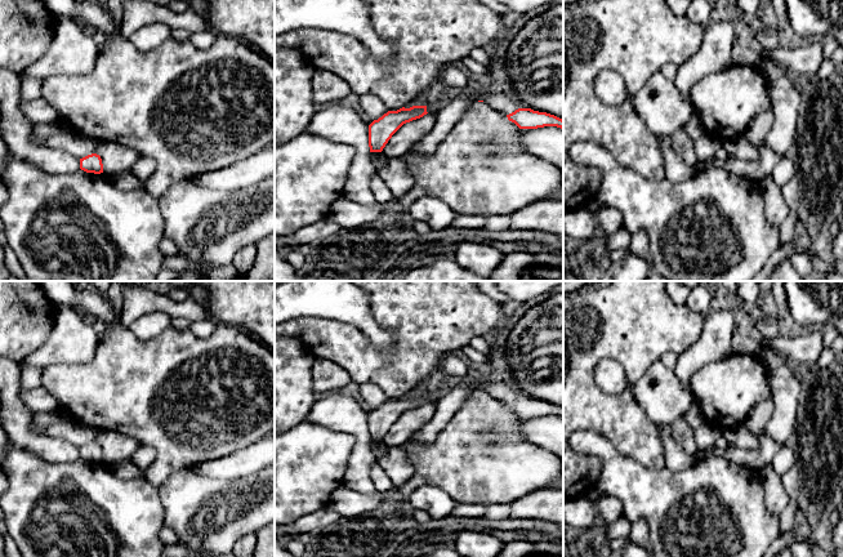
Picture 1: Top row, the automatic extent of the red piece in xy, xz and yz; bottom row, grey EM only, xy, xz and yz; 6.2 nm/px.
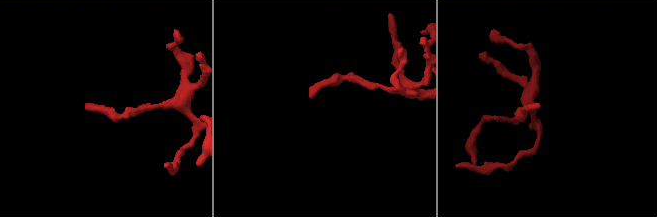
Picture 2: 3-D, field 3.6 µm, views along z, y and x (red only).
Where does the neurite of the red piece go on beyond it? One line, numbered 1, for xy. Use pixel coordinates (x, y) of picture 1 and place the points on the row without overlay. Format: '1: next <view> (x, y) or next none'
1: next none

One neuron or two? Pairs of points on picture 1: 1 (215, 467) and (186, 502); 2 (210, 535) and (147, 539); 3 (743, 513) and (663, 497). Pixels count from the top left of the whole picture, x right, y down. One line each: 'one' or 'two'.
1: two
2: two
3: one

